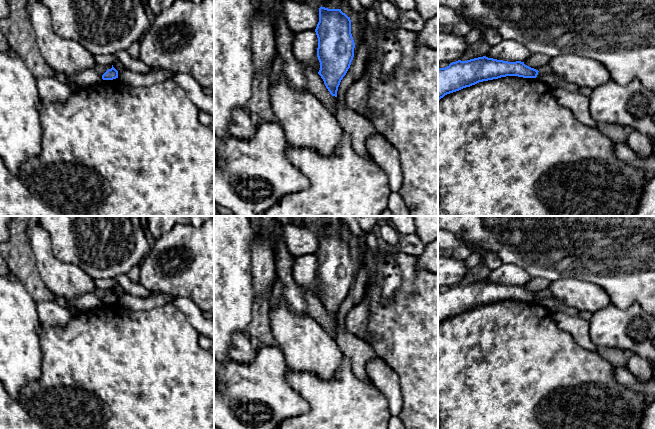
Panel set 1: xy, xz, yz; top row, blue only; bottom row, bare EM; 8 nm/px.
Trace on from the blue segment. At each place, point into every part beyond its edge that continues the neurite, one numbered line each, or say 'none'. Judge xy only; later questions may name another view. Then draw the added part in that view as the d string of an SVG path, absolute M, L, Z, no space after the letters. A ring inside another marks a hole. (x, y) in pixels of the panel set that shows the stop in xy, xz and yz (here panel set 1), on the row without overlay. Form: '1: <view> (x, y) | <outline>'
none

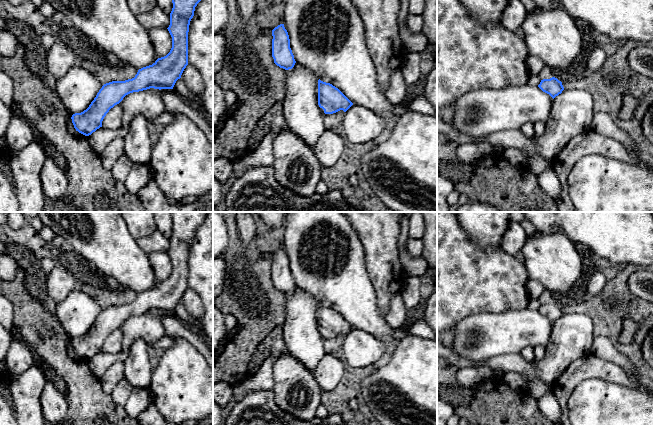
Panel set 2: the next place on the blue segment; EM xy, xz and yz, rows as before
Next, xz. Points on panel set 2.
1: xz (360, 349) | M357 328L345 336L342 351L345 362L353 368L380 364L385 359L383 343Z

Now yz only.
1: yz (571, 337) | M564 313L553 323L544 358L532 361L538 378L551 386L573 361L589 354L593 330L588 315Z

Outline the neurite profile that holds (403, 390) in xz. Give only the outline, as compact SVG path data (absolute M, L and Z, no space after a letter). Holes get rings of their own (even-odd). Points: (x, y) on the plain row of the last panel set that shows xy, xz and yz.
M400 334L393 355L362 381L361 394L380 425L437 425L437 342Z

